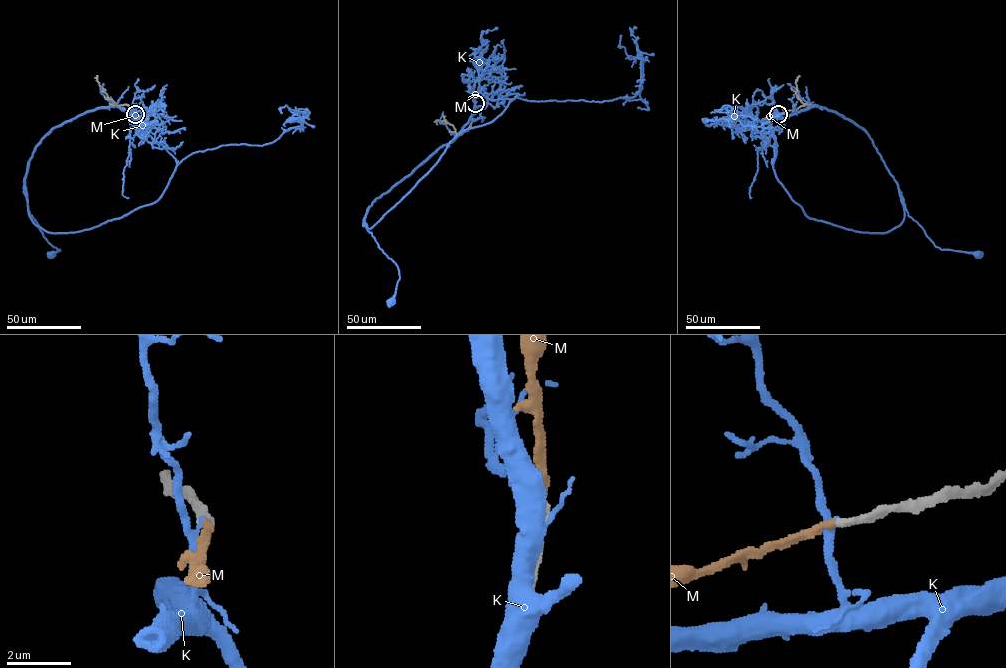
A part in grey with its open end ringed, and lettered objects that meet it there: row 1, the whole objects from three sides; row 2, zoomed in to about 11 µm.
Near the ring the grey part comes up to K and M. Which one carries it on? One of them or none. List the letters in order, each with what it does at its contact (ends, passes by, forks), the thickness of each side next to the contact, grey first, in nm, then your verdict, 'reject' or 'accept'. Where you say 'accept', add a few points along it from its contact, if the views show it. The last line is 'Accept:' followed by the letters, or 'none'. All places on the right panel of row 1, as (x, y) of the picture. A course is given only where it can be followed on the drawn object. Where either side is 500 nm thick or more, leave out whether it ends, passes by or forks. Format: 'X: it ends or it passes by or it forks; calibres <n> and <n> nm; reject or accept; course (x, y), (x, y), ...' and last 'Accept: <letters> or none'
K: it passes by; calibres 280 and 160 nm; reject
M: it ends; calibres 280 and 240 nm; accept; course (778, 114), (762, 119)
Accept: M

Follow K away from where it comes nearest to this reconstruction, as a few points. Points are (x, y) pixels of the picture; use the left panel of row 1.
K: (136, 114), (113, 106), (87, 111), (55, 126), (35, 148), (24, 192), (43, 236), (60, 250), (50, 254)

